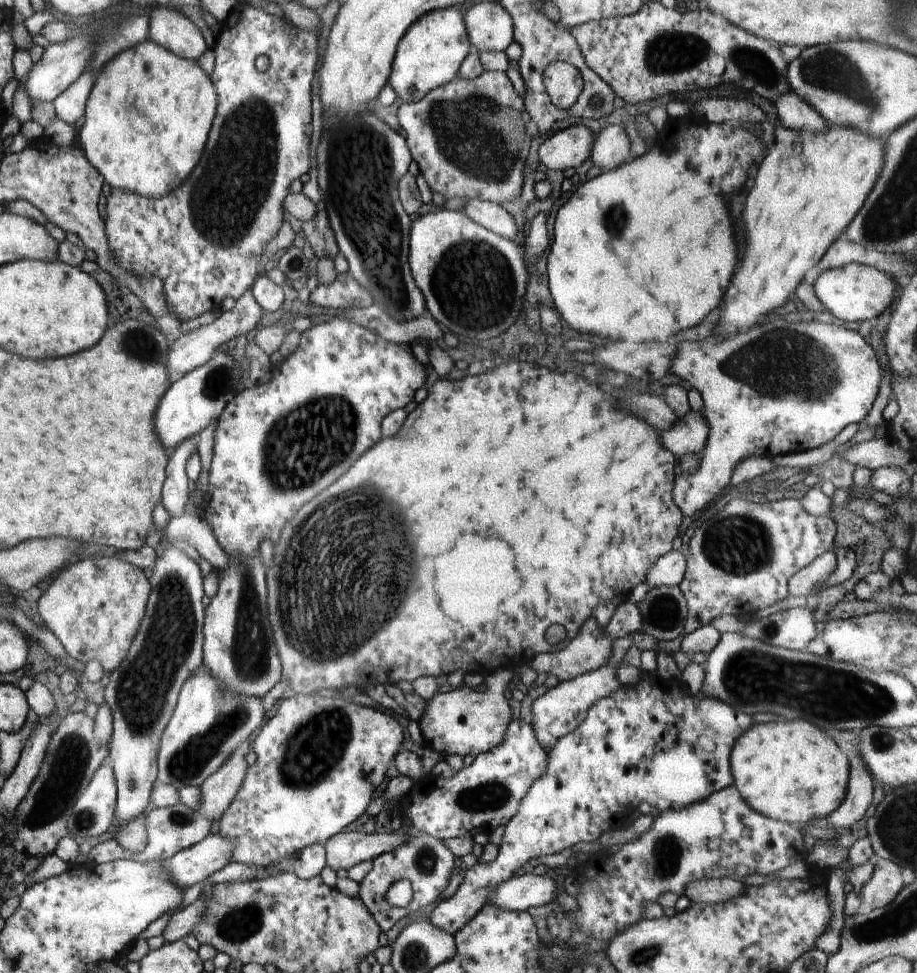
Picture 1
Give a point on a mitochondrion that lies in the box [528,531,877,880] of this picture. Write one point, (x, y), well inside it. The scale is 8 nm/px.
(664, 611)

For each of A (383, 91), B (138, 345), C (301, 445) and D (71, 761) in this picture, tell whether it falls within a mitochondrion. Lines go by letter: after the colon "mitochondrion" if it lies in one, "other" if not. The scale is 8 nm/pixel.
A: other
B: mitochondrion
C: mitochondrion
D: mitochondrion

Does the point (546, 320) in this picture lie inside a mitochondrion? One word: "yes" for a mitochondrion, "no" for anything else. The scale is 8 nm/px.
no

